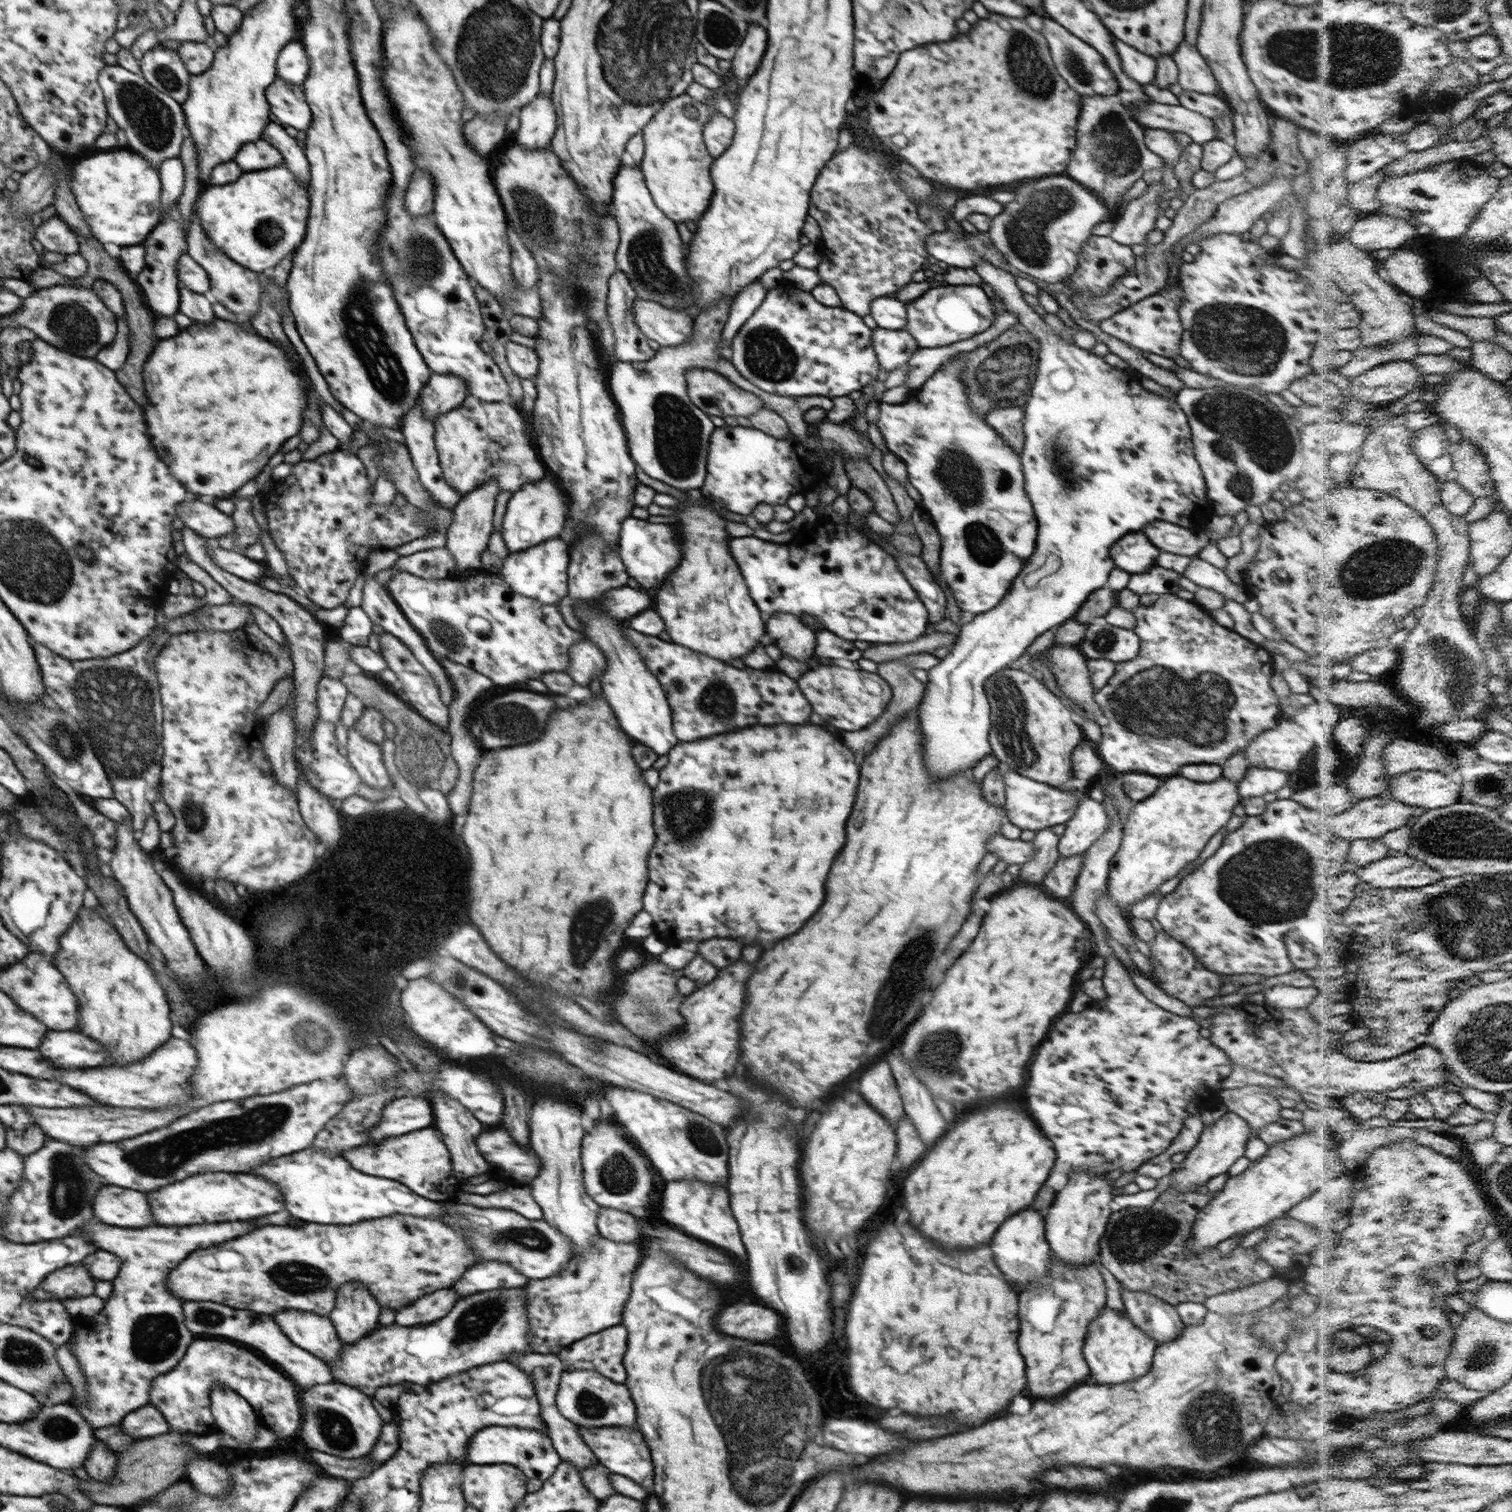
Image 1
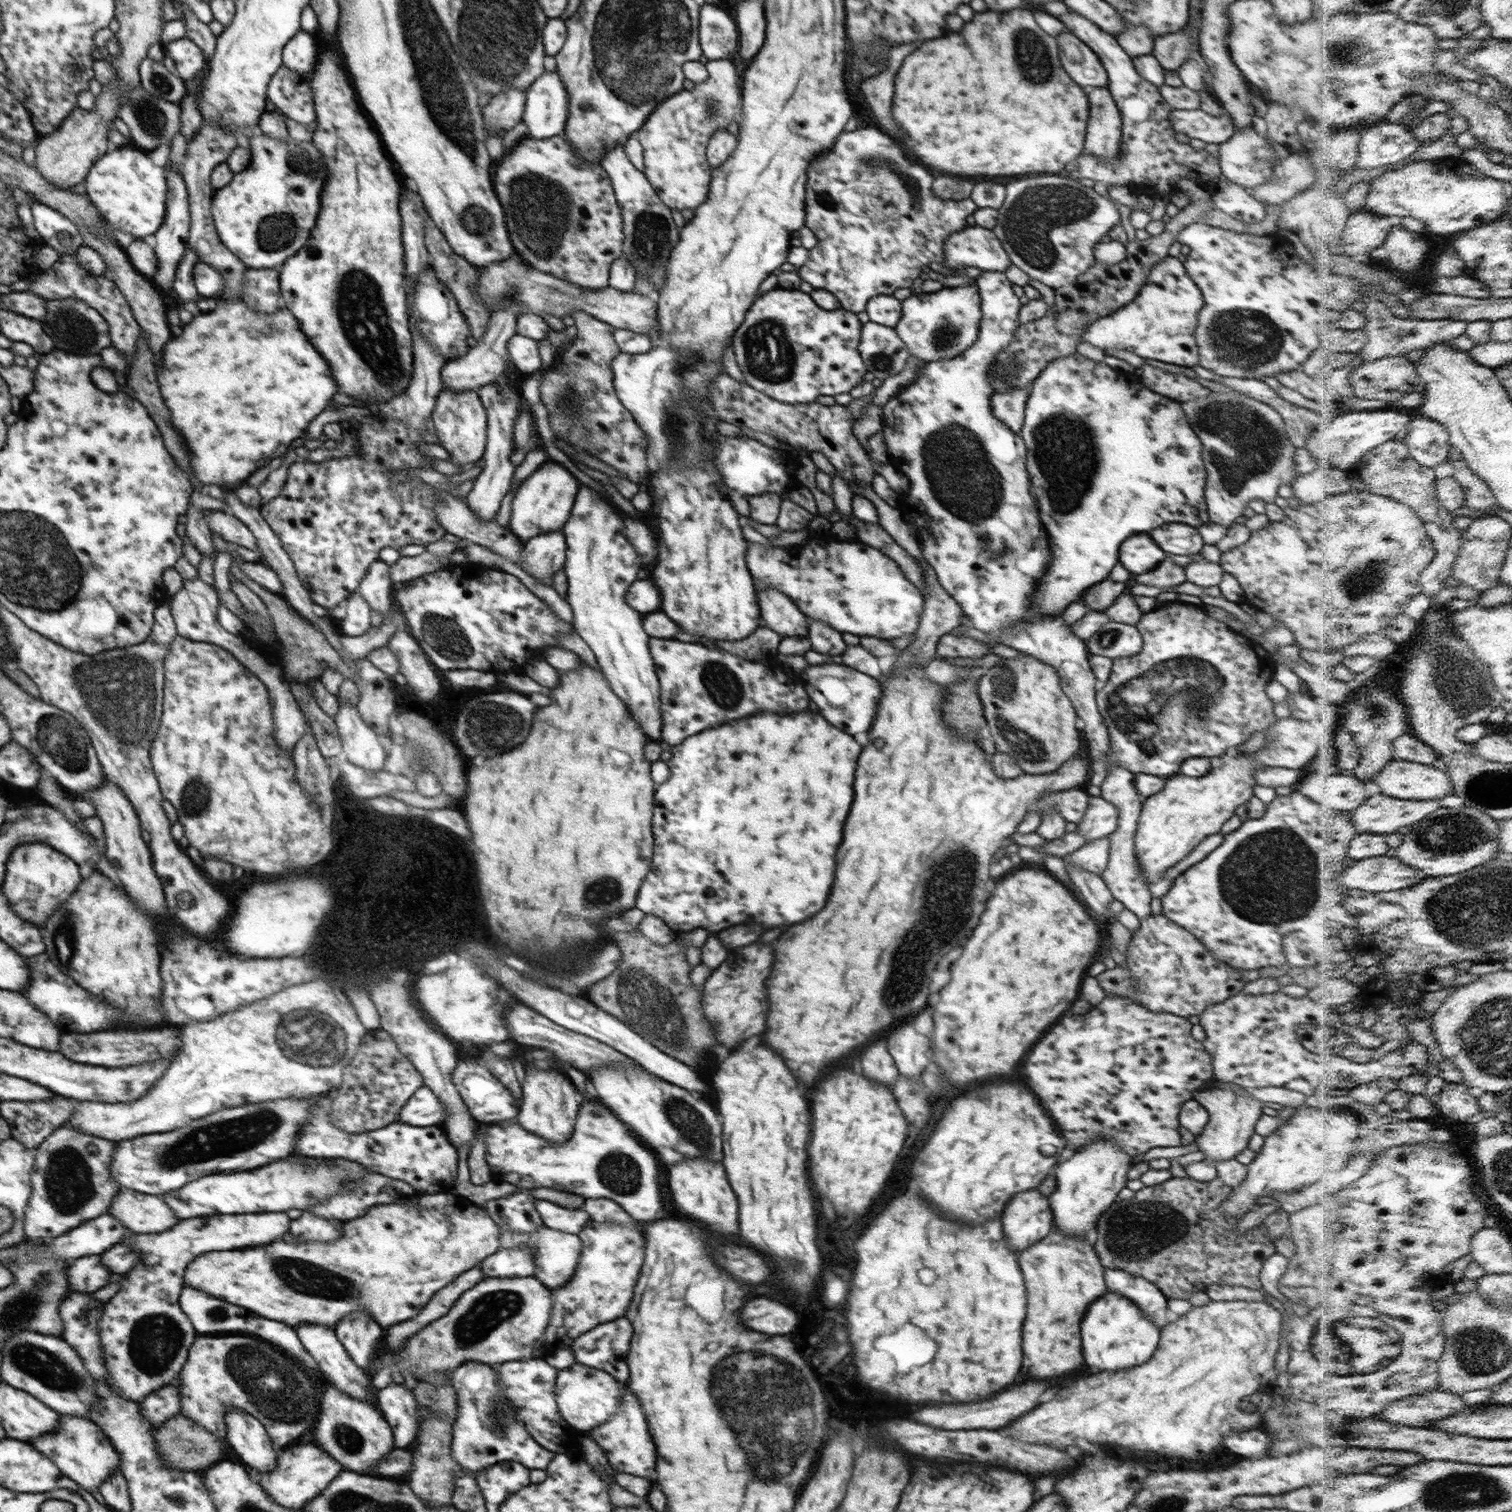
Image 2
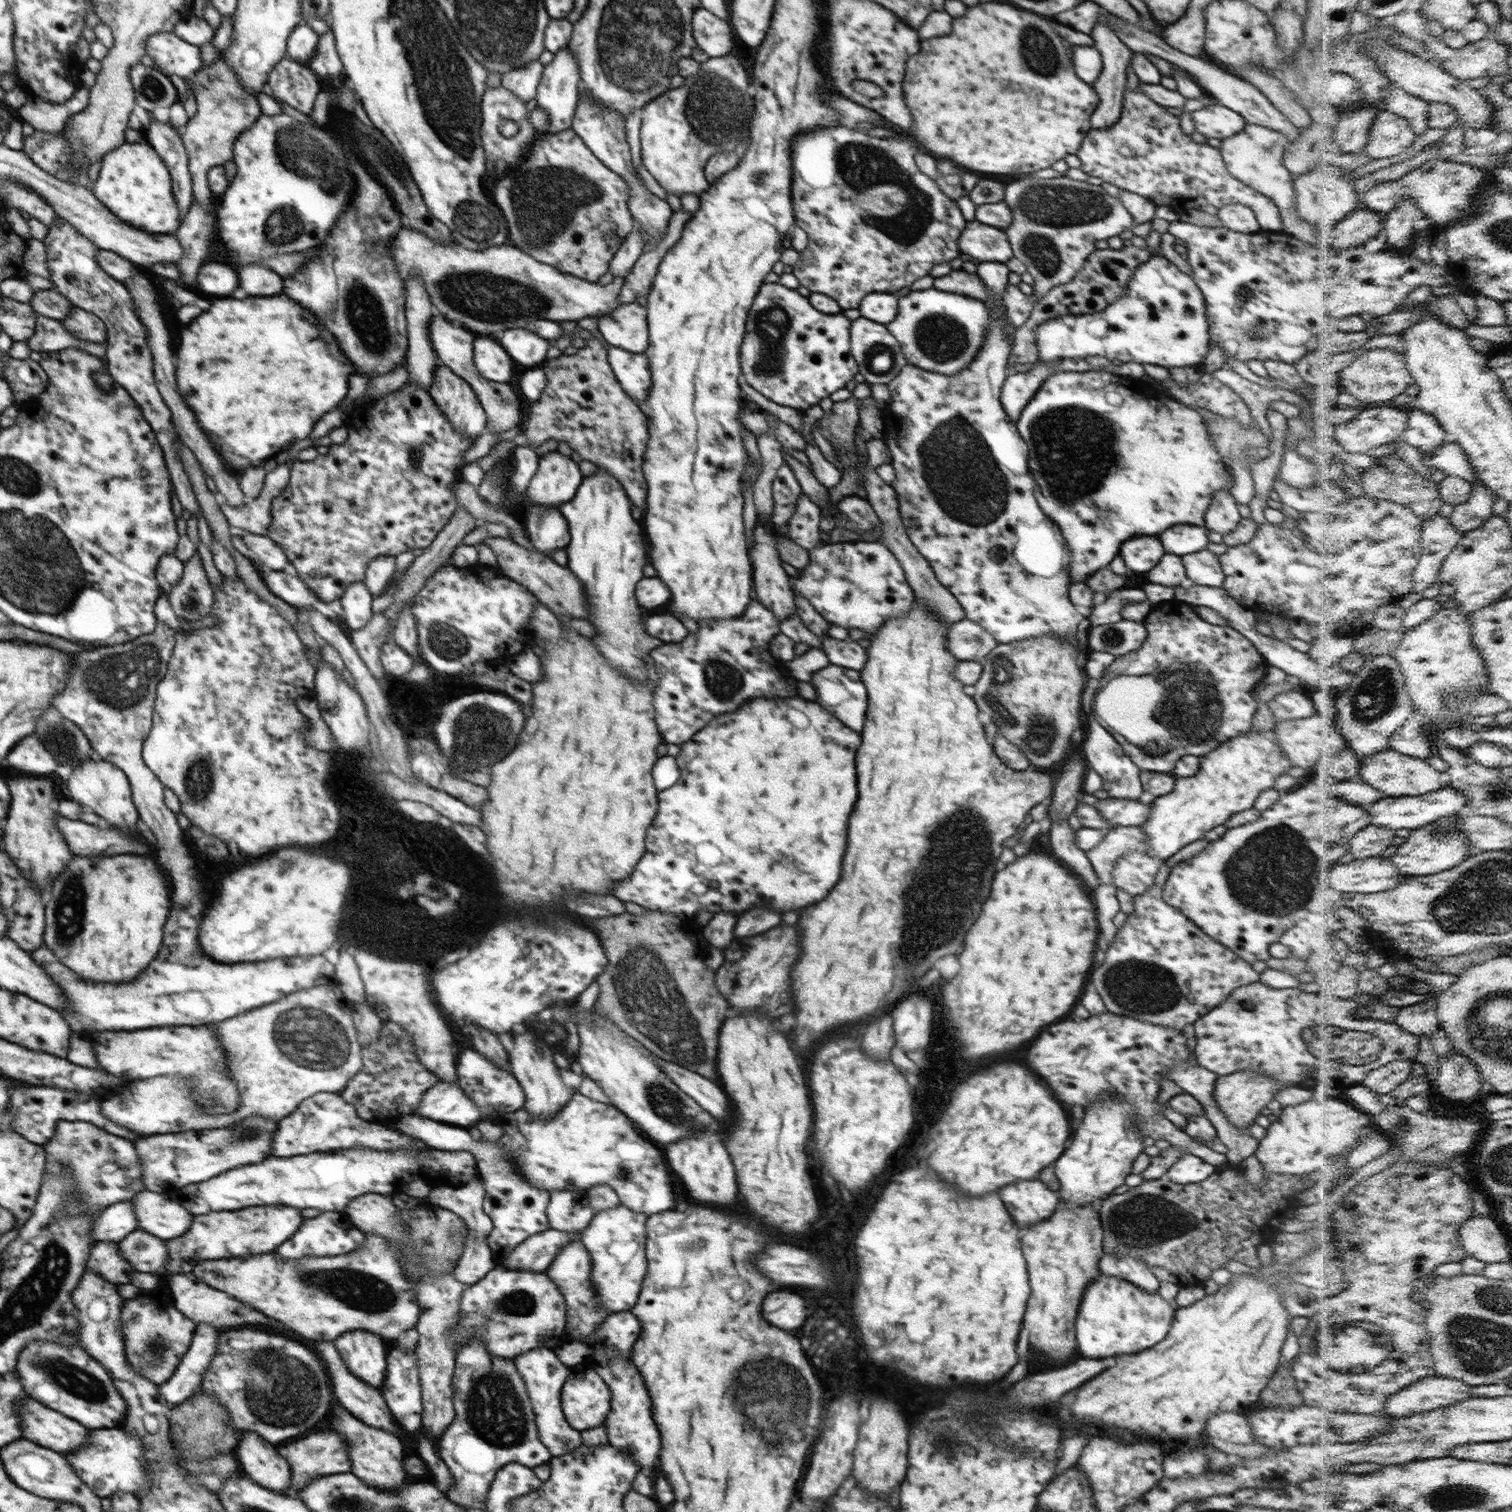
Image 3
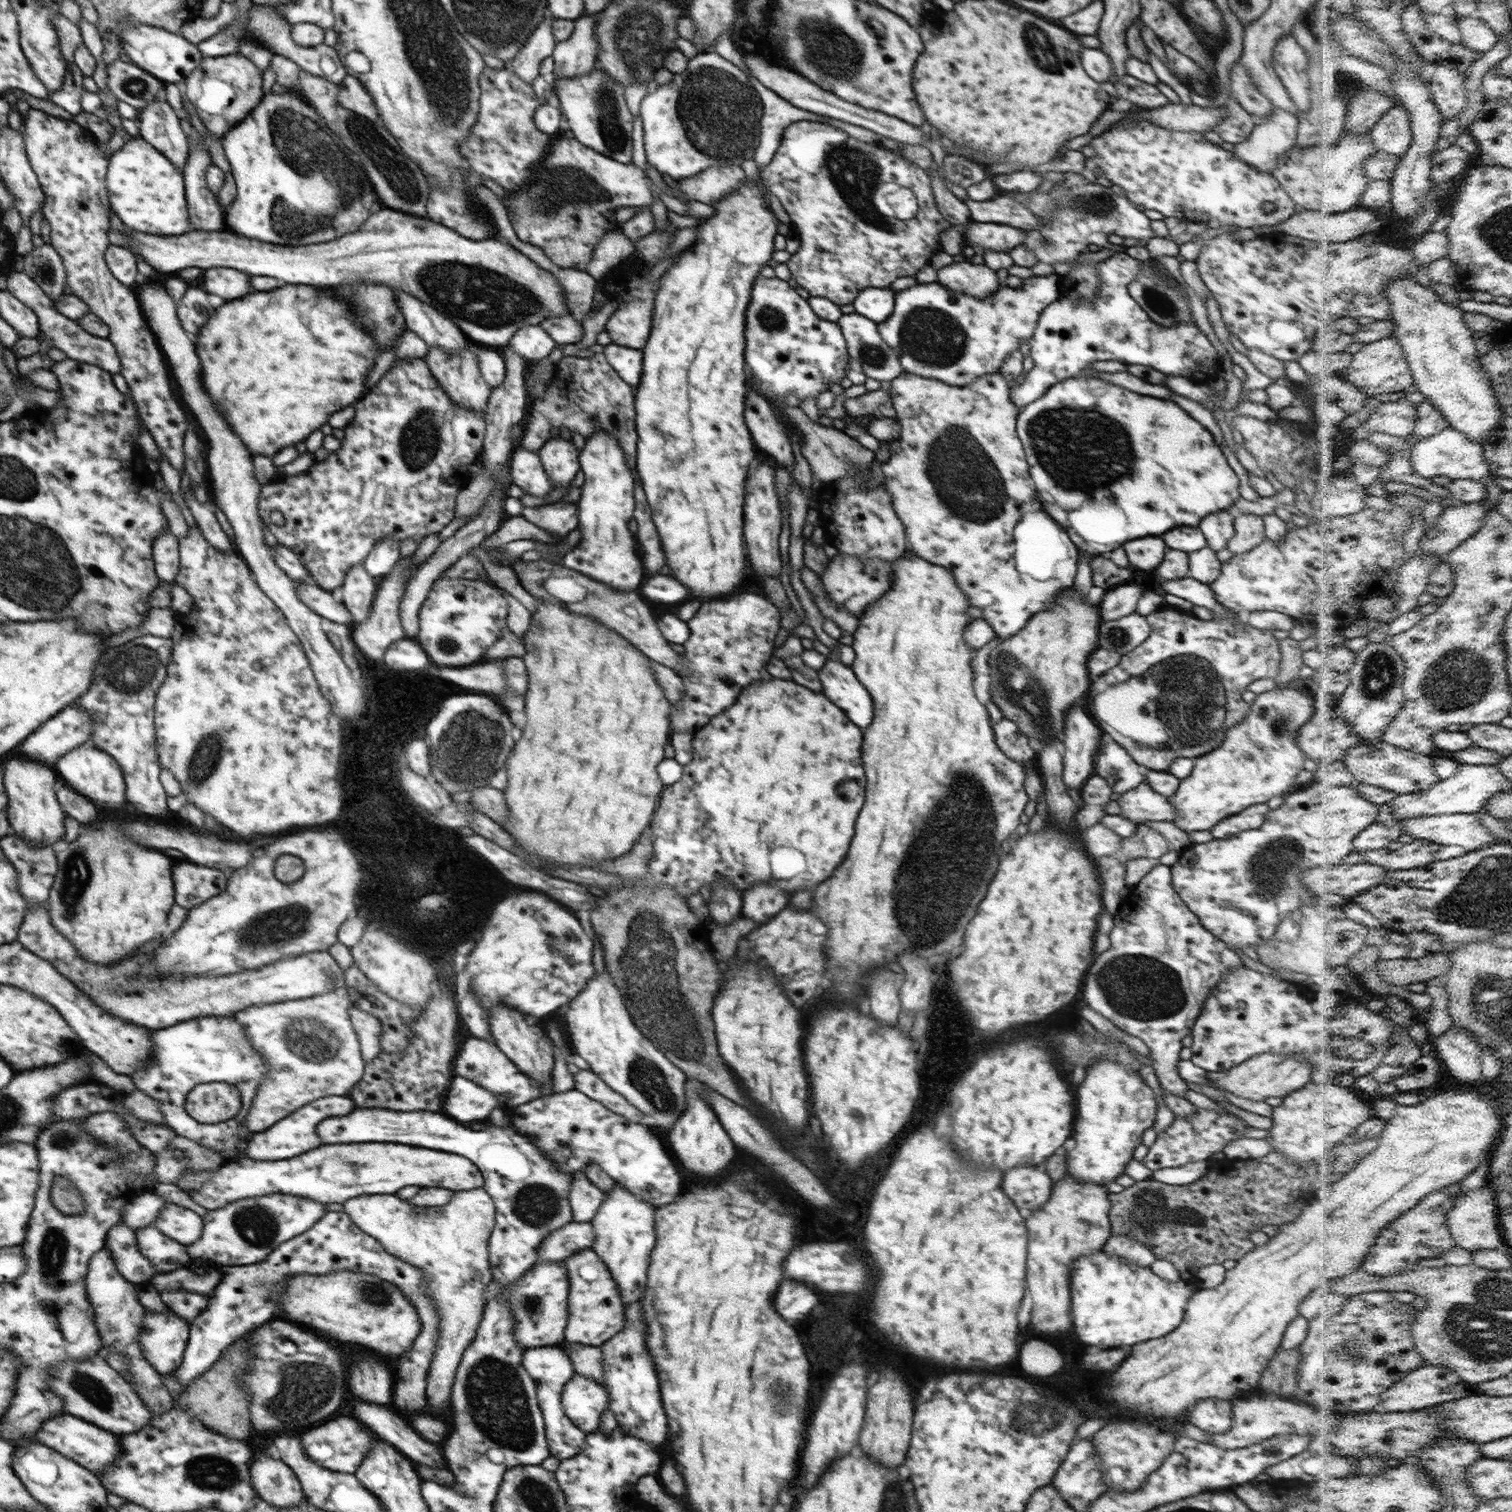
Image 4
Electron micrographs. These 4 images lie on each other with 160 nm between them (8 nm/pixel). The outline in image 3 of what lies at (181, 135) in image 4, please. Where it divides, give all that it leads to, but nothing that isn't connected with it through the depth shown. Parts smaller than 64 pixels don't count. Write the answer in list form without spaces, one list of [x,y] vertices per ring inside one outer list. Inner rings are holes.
[[[150,118],[150,125],[142,130],[142,134],[142,140],[160,155],[169,170],[179,219],[182,221],[192,205],[193,190],[188,155],[181,140],[181,131],[169,122],[162,123],[155,118]]]

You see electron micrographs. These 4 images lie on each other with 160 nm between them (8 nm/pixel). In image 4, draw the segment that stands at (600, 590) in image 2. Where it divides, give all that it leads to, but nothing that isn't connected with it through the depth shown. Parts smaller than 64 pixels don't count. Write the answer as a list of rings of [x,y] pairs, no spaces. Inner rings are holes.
[[[599,430],[586,438],[584,448],[579,454],[579,463],[586,476],[577,501],[577,529],[580,530],[581,537],[578,544],[562,558],[553,560],[546,555],[546,559],[577,570],[602,584],[608,584],[614,590],[632,592],[644,580],[642,562],[638,558],[637,539],[628,529],[628,522],[635,509],[636,481],[633,470],[630,470],[617,438],[605,430]]]

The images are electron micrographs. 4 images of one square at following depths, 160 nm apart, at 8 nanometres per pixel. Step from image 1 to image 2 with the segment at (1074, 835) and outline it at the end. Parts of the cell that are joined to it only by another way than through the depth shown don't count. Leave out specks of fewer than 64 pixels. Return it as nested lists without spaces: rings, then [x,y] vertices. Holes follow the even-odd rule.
[[[1090,796],[1084,816],[1076,825],[1078,835],[1090,843],[1115,832],[1118,809],[1102,797]]]

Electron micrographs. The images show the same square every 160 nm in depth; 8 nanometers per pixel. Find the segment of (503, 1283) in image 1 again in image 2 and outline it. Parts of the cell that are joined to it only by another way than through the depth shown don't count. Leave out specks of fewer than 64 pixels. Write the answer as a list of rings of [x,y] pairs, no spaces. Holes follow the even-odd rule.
[[[500,1248],[479,1263],[483,1278],[524,1278],[535,1273],[535,1260],[529,1248]]]

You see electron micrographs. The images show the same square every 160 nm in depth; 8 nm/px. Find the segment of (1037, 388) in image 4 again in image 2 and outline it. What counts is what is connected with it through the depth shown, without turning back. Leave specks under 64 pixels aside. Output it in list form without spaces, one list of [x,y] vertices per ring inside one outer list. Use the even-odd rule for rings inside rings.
[[[1168,255],[1152,267],[1147,283],[1139,289],[1137,297],[1130,304],[1090,323],[1078,343],[1088,342],[1104,352],[1132,352],[1142,359],[1193,367],[1199,362],[1194,331],[1202,306],[1202,293],[1189,277],[1185,266],[1176,257]],[[1034,382],[1028,383],[1026,387],[1014,387],[1004,393],[994,392],[991,396],[992,415],[1018,435],[1024,425],[1025,406],[1032,384]]]

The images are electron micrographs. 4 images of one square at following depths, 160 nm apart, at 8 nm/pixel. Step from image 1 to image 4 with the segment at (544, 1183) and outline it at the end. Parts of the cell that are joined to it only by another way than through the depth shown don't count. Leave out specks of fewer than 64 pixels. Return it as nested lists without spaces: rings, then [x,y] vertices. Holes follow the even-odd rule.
[[[504,1002],[491,1008],[489,1023],[493,1043],[515,1064],[520,1072],[523,1072],[541,1086],[542,1096],[554,1094],[554,1046],[544,1027],[540,1030],[540,1024],[528,1025],[524,1014],[505,1006]]]

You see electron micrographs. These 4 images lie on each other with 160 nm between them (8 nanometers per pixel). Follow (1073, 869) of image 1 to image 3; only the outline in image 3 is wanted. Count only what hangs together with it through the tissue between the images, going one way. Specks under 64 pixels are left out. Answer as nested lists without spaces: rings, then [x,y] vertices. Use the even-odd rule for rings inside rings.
[[[1120,826],[1106,832],[1102,842],[1086,851],[1087,858],[1093,866],[1096,876],[1101,884],[1113,884],[1112,869],[1118,858],[1130,850],[1150,855],[1148,837],[1142,827]]]

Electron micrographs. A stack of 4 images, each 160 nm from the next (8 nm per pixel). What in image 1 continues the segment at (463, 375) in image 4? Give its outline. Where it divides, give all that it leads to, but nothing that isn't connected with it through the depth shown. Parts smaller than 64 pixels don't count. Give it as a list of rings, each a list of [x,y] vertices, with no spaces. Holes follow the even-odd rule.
[[[468,394],[460,406],[440,415],[434,425],[434,442],[444,481],[450,489],[454,489],[462,497],[484,485],[490,479],[494,479],[498,483],[500,491],[515,493],[522,489],[522,486],[542,480],[548,475],[543,463],[540,462],[535,445],[530,442],[527,435],[529,424],[522,418],[516,406],[509,401],[484,402],[482,399]]]

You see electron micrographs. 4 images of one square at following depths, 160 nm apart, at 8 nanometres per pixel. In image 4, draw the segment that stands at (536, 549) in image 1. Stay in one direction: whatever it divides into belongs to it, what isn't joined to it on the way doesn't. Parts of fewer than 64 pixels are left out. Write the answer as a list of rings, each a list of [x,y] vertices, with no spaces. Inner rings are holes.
[[[558,501],[536,507],[523,507],[521,515],[553,536],[567,536],[578,526],[577,503]]]

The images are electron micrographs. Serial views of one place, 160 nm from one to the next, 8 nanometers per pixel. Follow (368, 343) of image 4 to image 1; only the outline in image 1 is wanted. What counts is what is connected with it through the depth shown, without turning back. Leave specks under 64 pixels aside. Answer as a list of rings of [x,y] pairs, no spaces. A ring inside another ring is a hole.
[[[219,318],[208,324],[193,322],[192,326],[180,330],[178,335],[157,342],[141,375],[148,396],[144,418],[152,434],[154,448],[158,454],[168,448],[168,456],[162,454],[162,460],[190,494],[211,501],[229,498],[236,490],[257,478],[284,440],[299,433],[302,410],[308,408],[307,392],[314,385],[297,352],[298,358],[292,357],[282,348],[278,348],[278,343],[270,343],[254,328],[245,329],[238,323]],[[294,364],[300,364],[300,374],[294,370]]]

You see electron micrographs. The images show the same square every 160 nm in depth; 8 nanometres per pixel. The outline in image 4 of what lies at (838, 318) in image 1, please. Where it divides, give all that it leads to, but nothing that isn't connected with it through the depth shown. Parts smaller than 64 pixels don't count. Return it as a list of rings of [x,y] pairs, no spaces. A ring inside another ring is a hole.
[[[759,275],[752,285],[745,319],[745,363],[750,366],[752,377],[760,383],[759,392],[765,397],[795,394],[803,401],[828,391],[830,383],[839,383],[846,377],[848,352],[840,325],[821,319],[788,281]]]

